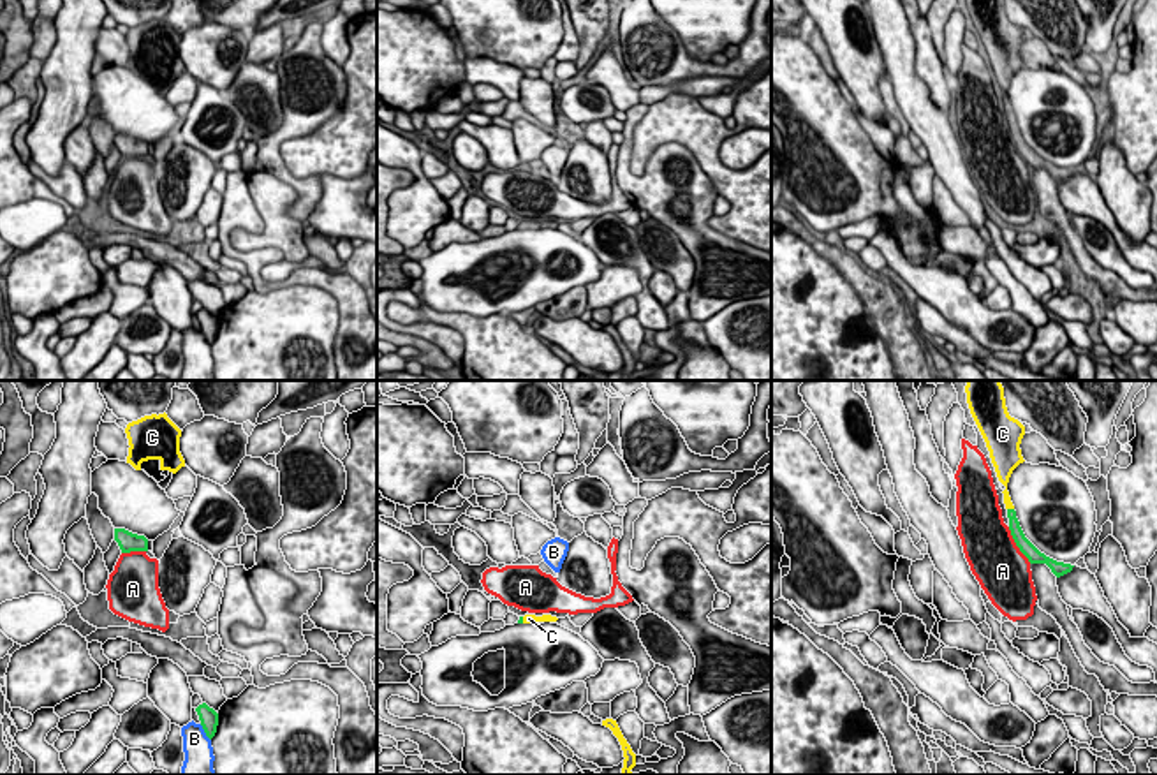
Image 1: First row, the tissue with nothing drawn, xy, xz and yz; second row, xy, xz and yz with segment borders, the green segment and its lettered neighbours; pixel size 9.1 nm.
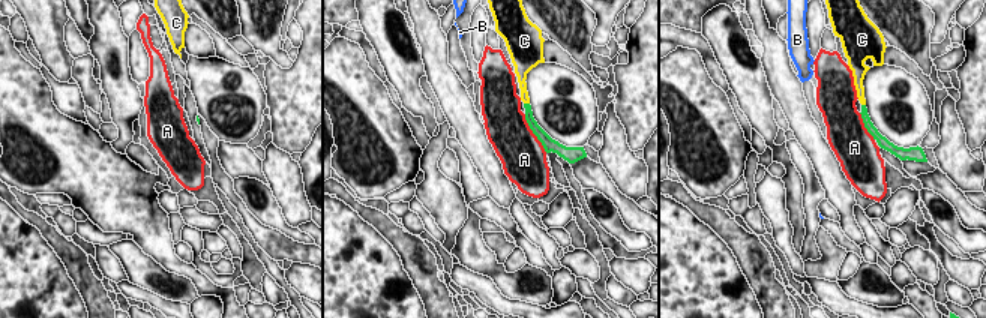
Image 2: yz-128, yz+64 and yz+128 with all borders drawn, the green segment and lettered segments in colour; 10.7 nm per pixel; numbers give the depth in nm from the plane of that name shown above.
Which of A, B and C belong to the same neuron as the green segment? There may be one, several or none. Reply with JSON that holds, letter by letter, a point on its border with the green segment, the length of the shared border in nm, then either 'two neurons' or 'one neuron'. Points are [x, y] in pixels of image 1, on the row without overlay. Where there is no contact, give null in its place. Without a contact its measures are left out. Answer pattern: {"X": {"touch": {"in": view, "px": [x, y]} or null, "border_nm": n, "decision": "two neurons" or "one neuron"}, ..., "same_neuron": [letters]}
{"A": {"touch": {"in": "yz", "px": [1016, 150]}, "border_nm": 400, "decision": "two neurons"}, "B": {"touch": {"in": "xy", "px": [205, 337]}, "border_nm": 190, "decision": "two neurons"}, "C": {"touch": {"in": "yz", "px": [1011, 115]}, "border_nm": 70, "decision": "one neuron"}, "same_neuron": ["C"]}

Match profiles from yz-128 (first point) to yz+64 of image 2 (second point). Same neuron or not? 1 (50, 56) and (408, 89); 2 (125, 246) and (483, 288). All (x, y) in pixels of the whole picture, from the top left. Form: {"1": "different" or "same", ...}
{"1": "same", "2": "different"}

